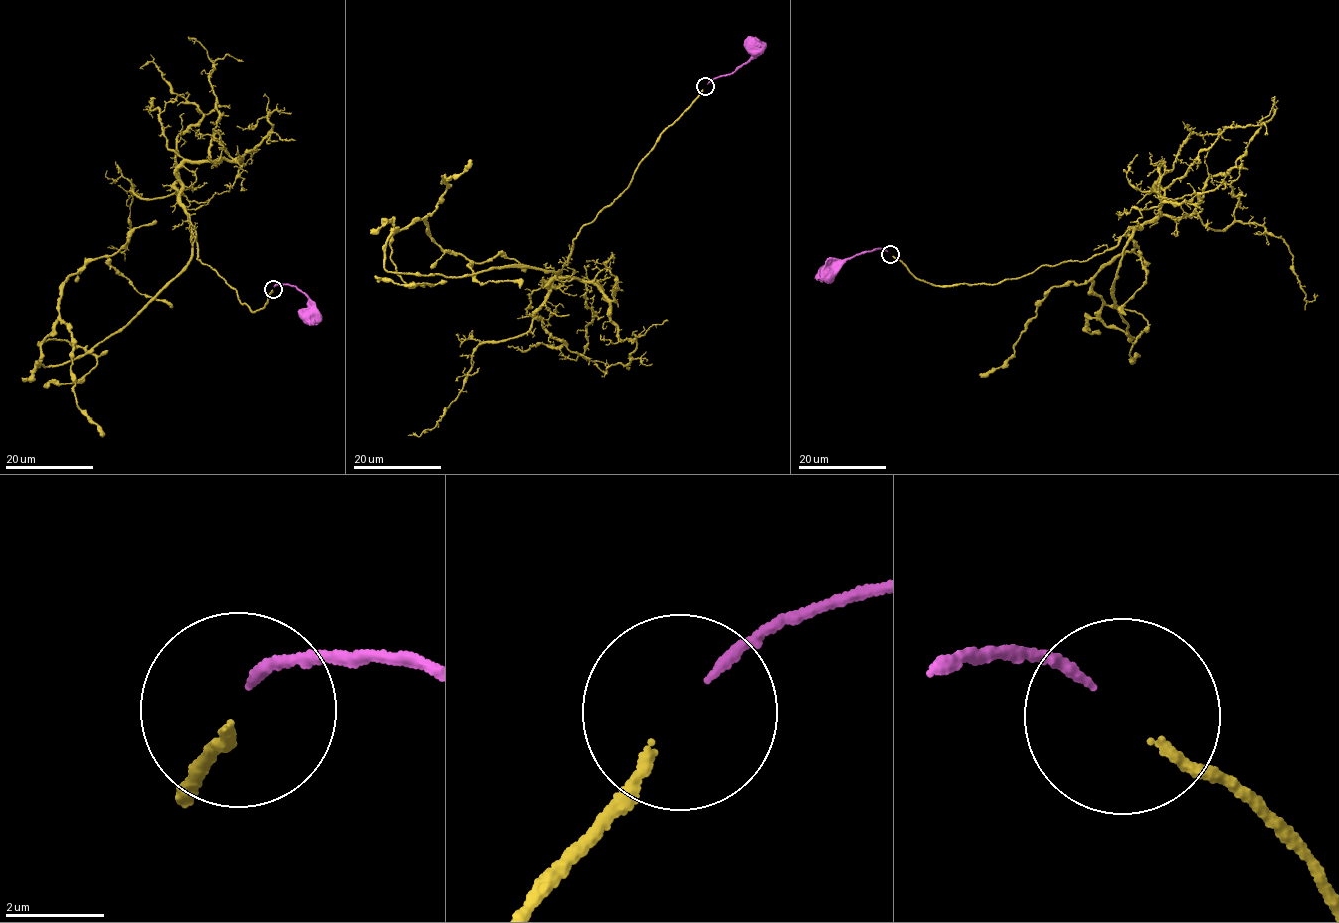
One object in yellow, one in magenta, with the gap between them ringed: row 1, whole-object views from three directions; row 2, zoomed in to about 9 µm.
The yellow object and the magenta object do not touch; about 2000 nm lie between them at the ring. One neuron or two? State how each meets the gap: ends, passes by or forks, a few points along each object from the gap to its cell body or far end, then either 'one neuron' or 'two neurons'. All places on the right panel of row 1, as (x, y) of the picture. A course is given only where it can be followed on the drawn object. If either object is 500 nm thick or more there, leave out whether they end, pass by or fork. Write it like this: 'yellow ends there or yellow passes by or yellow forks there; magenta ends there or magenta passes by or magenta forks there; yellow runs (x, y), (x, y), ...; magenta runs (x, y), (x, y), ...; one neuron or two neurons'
yellow ends there; magenta ends there; yellow runs (892, 256), (937, 286), (996, 285), (1131, 228), (1114, 288), (1134, 338), (1092, 290), (1137, 247), (1125, 315); magenta runs (887, 252), (878, 248), (851, 256), (829, 278), (825, 275); one neuron

